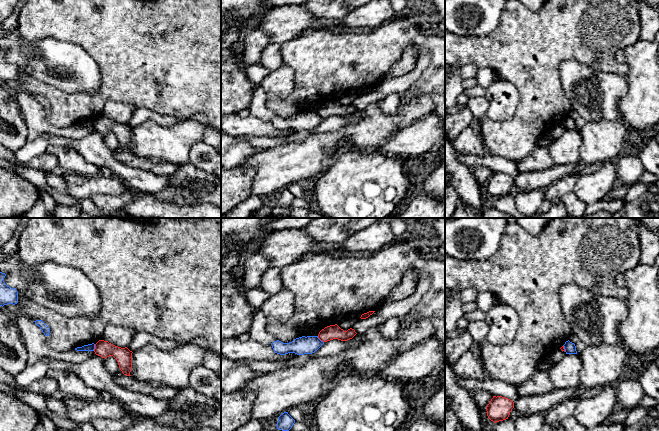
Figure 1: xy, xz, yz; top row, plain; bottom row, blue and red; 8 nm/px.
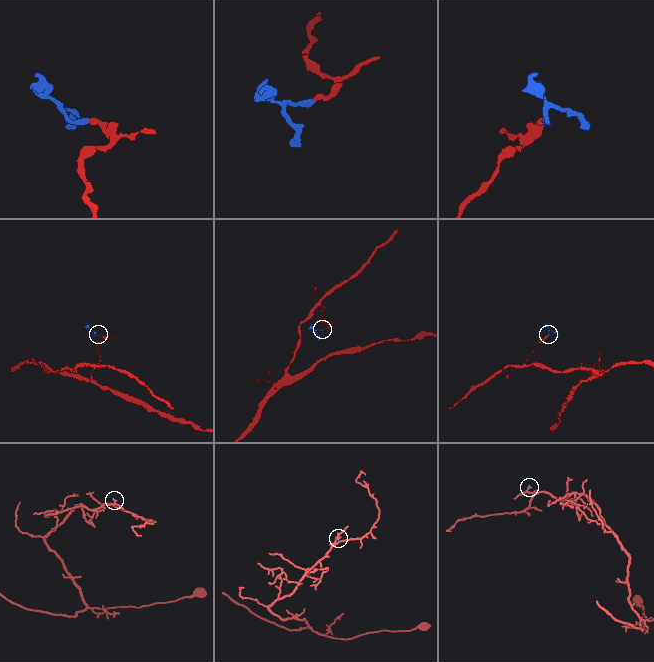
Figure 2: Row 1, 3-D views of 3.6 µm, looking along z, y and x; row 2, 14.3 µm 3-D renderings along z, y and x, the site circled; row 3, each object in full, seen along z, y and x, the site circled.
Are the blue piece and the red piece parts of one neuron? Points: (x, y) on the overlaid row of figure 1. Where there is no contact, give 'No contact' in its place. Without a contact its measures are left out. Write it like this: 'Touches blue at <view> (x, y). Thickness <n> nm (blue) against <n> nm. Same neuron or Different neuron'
Touches blue at xz (319, 339). Thickness 140 nm (blue) against 120 nm. Different neuron

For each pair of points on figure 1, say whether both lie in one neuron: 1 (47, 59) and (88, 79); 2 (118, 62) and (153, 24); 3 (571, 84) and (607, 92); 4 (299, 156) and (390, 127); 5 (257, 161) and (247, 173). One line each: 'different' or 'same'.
1: same
2: same
3: same
4: same
5: different

